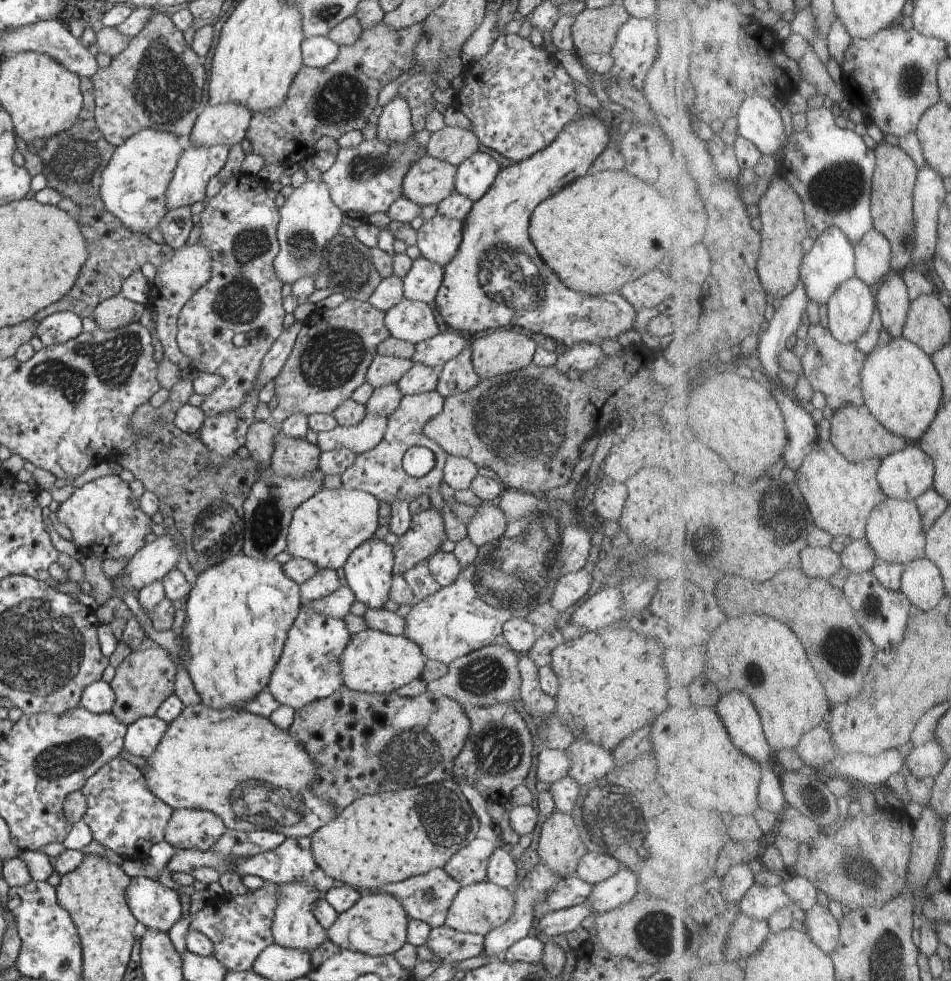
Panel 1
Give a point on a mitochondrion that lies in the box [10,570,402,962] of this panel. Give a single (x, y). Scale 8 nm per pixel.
(255, 799)

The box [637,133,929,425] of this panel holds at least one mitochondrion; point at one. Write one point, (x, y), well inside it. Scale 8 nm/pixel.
(837, 189)

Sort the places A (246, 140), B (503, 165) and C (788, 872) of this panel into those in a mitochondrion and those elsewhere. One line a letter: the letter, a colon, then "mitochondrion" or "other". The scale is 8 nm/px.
A: other
B: other
C: other

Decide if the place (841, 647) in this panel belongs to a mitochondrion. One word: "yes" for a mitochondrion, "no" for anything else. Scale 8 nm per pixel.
yes

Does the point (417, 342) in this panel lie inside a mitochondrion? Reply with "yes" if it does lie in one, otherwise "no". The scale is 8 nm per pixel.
no

